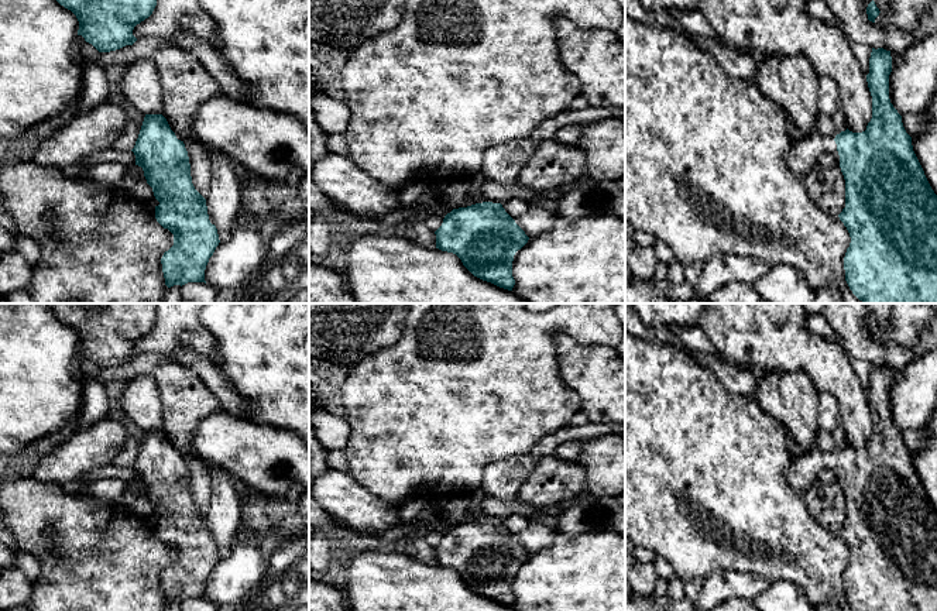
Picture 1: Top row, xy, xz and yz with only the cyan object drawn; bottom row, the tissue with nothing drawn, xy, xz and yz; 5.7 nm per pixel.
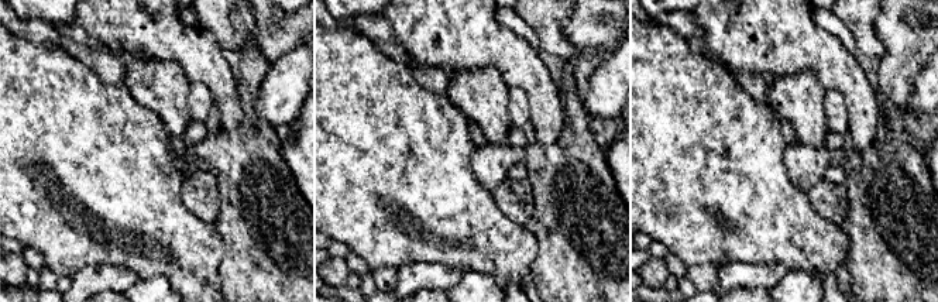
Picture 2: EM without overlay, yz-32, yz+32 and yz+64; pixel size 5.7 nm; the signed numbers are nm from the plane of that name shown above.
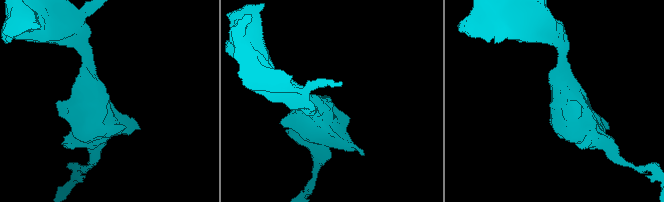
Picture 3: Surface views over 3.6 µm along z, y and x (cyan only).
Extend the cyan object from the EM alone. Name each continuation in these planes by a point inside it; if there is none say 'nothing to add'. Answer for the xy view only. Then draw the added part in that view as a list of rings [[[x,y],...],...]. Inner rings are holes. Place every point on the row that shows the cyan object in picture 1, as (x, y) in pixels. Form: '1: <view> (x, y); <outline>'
nothing to add

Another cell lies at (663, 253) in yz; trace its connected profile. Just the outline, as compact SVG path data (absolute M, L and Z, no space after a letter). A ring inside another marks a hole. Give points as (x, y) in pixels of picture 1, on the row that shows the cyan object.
M656 240L652 248L659 261L667 265L676 261L673 251L662 240Z

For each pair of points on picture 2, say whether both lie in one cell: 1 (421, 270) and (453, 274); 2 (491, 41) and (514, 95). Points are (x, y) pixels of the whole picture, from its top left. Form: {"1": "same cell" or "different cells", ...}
{"1": "same cell", "2": "different cells"}

